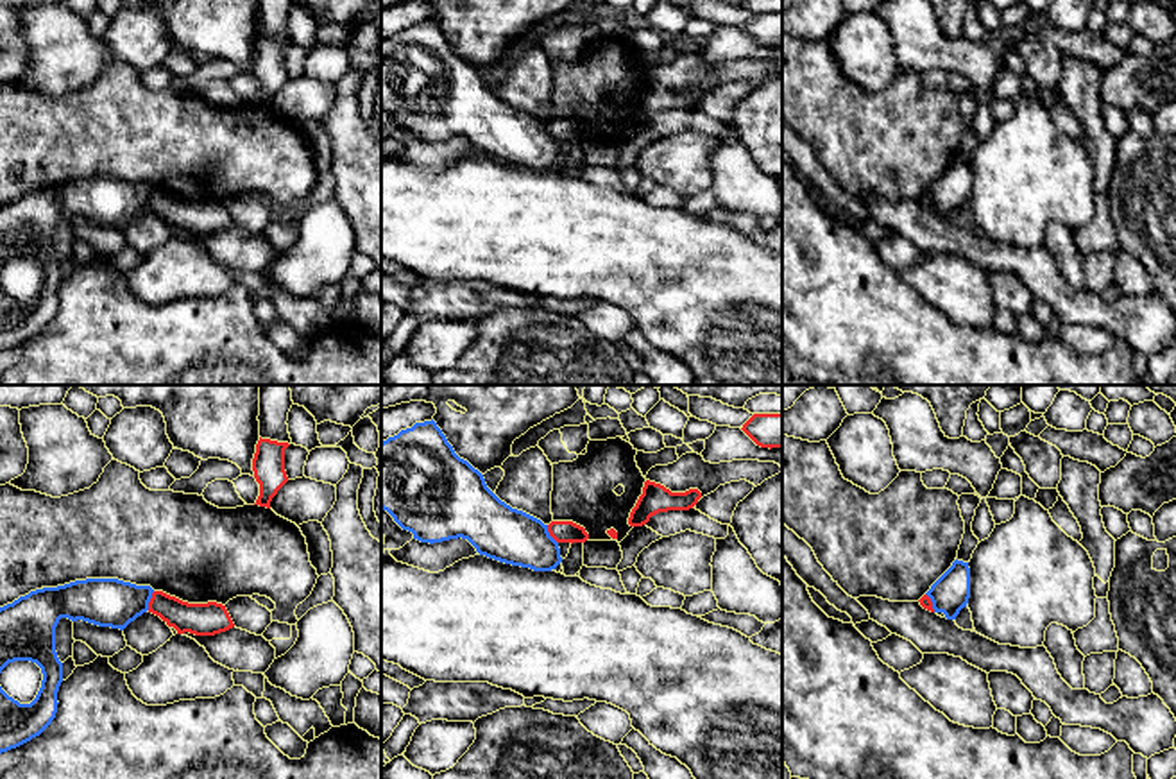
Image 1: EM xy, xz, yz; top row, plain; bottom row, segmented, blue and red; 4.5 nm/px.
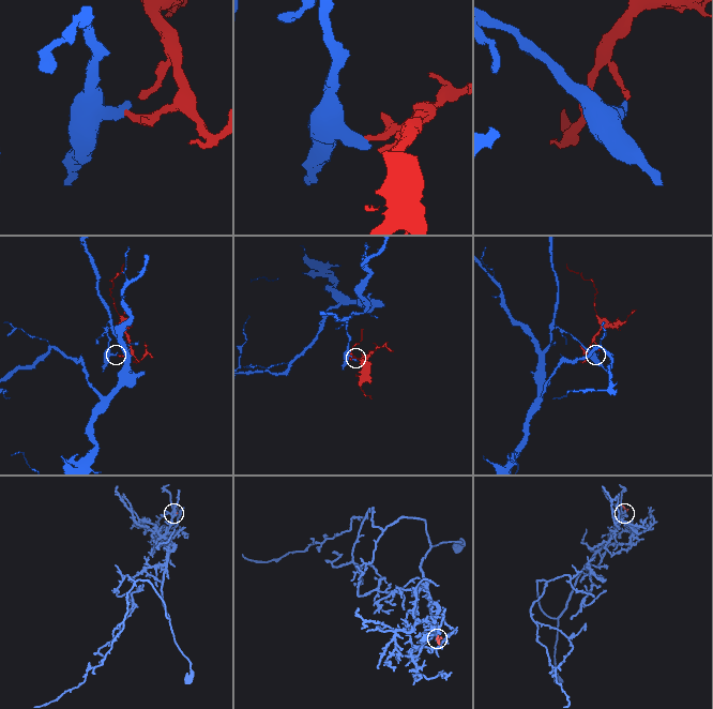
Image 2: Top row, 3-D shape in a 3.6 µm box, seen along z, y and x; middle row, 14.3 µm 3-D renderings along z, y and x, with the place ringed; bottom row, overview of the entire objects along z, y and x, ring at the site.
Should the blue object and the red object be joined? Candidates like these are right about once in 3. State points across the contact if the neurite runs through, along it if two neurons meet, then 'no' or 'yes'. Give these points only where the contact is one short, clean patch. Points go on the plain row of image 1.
border along xy (154, 190), (147, 208); no

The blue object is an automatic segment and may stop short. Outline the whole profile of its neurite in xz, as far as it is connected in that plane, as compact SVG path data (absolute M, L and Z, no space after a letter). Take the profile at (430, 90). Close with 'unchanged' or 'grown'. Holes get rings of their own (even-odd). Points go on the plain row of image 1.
M433 18L415 21L381 41L381 107L421 141L462 136L480 154L533 170L551 170L562 161L548 124L501 100L483 73L455 52Z | unchanged

